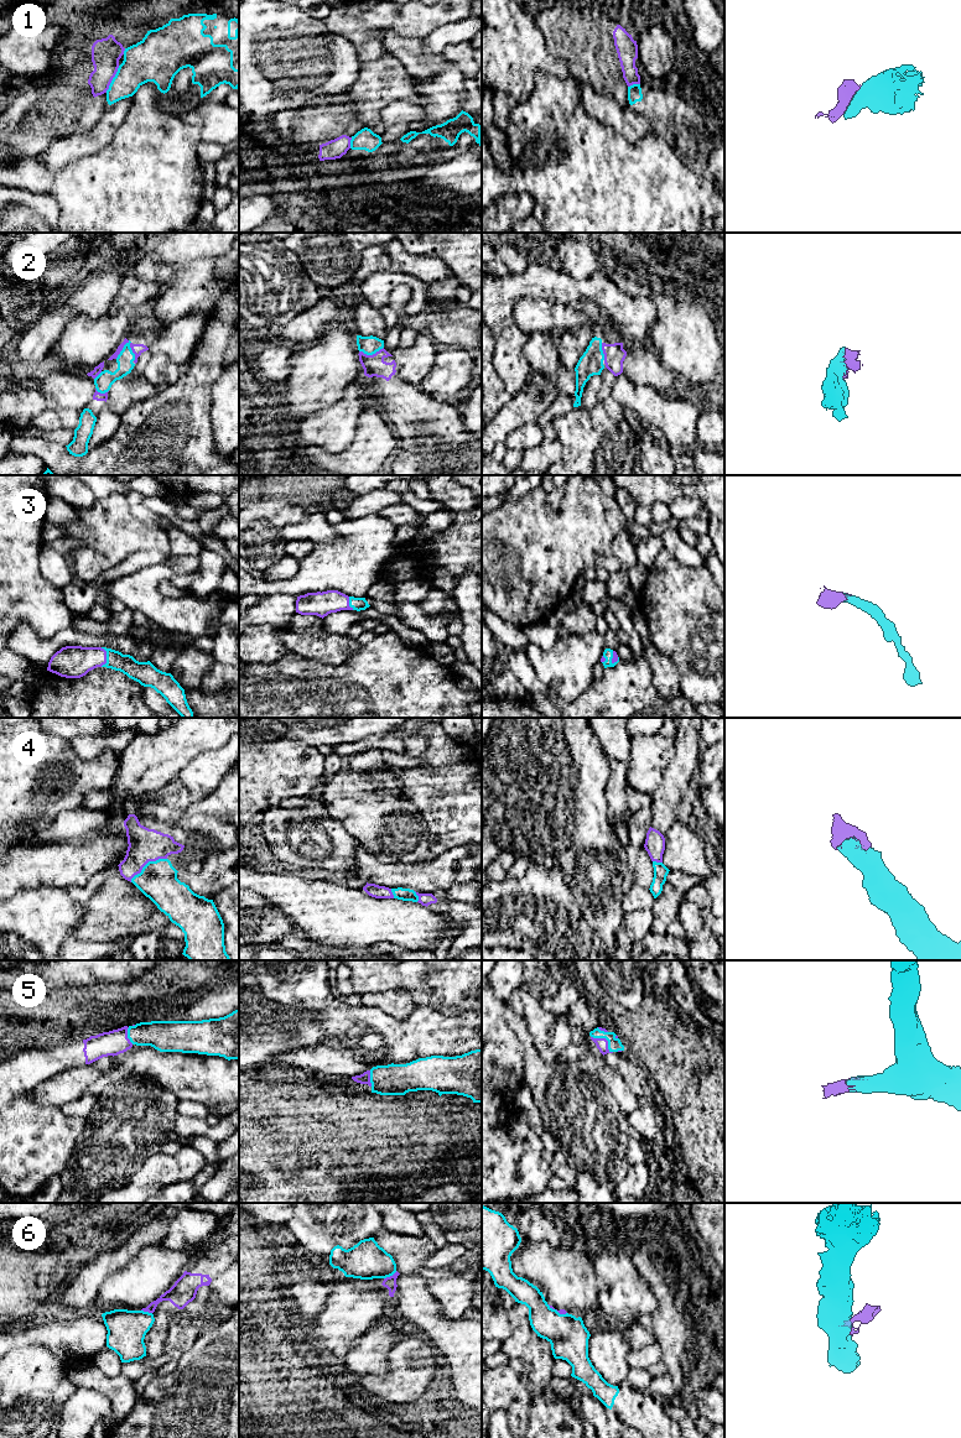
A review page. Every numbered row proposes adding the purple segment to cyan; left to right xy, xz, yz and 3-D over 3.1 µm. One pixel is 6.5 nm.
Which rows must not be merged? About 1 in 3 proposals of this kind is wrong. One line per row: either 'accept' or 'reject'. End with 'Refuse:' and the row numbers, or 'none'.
1: reject
2: accept
3: accept
4: accept
5: accept
6: reject
Refuse: 1, 6

